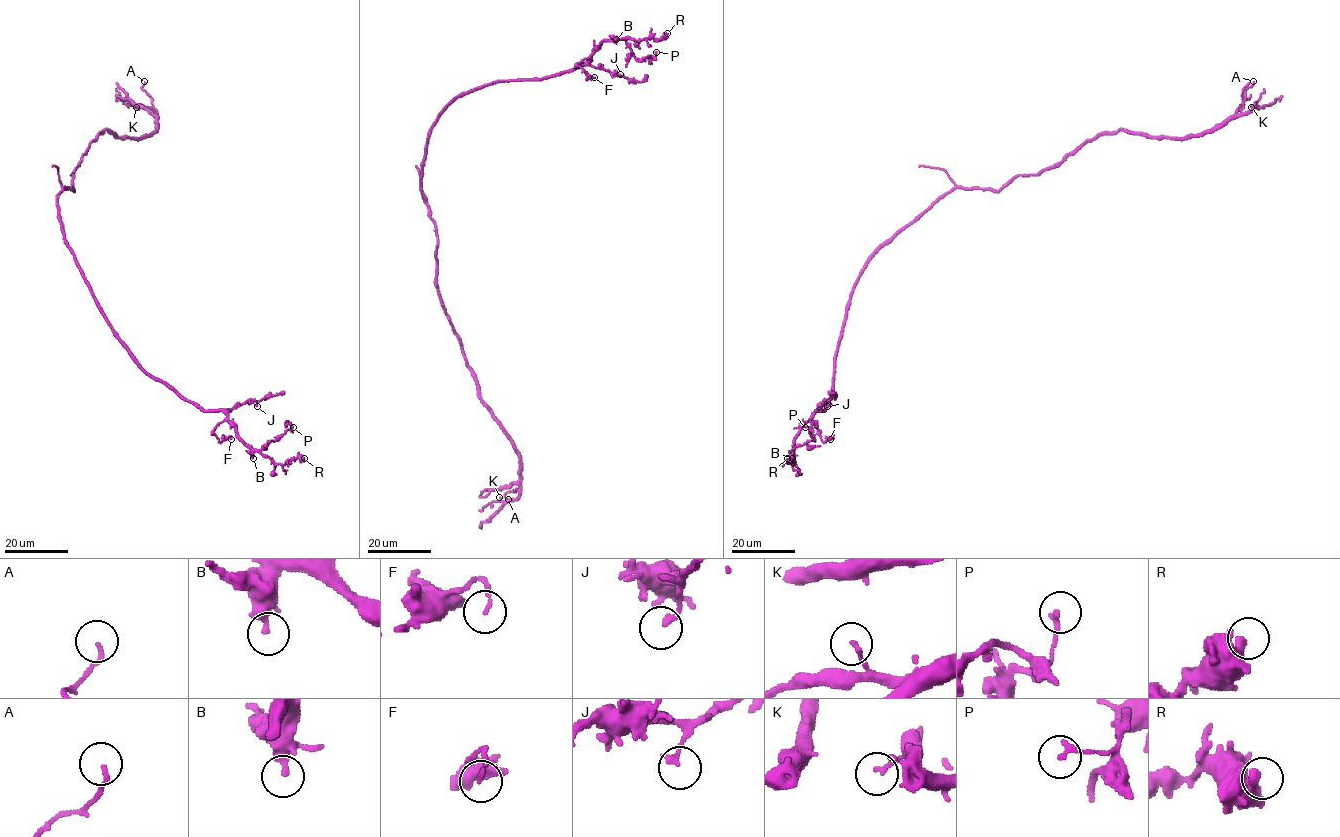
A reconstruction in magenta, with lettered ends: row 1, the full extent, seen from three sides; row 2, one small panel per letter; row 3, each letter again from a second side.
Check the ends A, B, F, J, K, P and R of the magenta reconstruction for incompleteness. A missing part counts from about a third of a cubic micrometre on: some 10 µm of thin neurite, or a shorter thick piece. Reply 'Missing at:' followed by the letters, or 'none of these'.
Missing at: none of these

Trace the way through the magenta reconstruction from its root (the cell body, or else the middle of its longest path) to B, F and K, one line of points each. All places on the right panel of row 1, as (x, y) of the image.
B: (926, 209), (874, 254), (859, 277), (836, 353), (831, 397), (804, 424), (794, 439), (792, 458)
F: (926, 209), (874, 254), (853, 290), (836, 353), (834, 390), (826, 408), (812, 416), (821, 439), (830, 439)
K: (926, 209), (957, 187), (1000, 190), (1018, 175), (1039, 175), (1100, 135), (1197, 136), (1251, 107)

